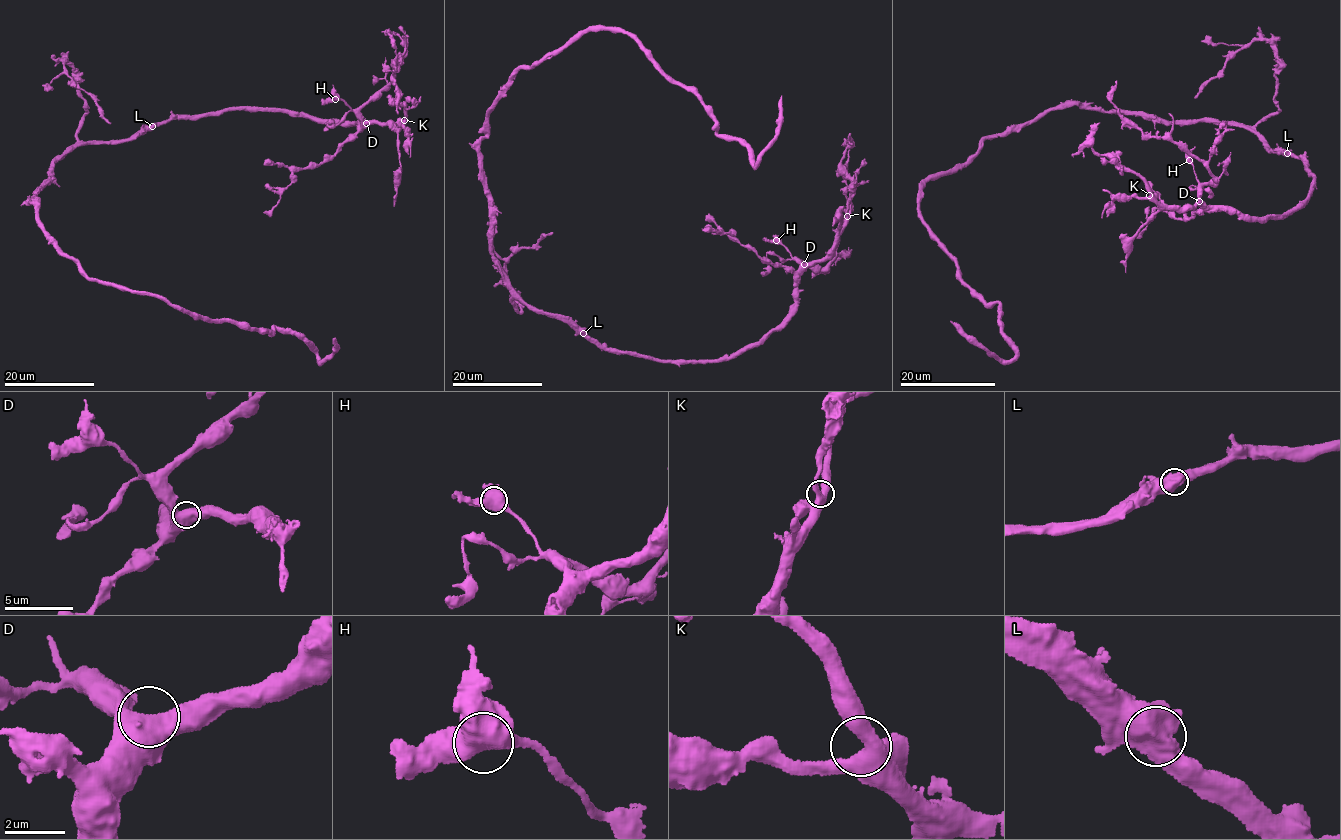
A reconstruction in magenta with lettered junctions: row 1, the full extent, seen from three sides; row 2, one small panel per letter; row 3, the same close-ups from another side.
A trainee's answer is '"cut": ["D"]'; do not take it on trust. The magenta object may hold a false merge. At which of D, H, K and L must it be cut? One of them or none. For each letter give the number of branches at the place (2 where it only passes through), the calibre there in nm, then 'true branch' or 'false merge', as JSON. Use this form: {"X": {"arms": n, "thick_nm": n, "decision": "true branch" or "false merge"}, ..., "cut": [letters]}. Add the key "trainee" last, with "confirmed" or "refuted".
{"D": {"arms": 3, "thick_nm": 480, "decision": "true branch"}, "H": {"arms": 3, "thick_nm": 650, "decision": "true branch"}, "K": {"arms": 3, "thick_nm": 480, "decision": "true branch"}, "L": {"arms": 3, "thick_nm": 700, "decision": "true branch"}, "cut": [], "trainee": "refuted"}

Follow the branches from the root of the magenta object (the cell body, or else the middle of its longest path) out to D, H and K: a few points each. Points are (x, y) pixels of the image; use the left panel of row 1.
D: (52, 169), (66, 149), (232, 109), (366, 123)
H: (52, 169), (66, 149), (130, 141), (171, 119), (232, 109), (287, 109), (362, 126), (357, 113), (335, 99)
K: (52, 169), (66, 149), (232, 109), (287, 109), (360, 128), (404, 120)

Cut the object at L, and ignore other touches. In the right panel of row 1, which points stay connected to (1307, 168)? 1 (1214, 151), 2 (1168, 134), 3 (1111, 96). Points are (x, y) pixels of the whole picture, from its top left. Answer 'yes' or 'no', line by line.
1: yes
2: yes
3: yes

